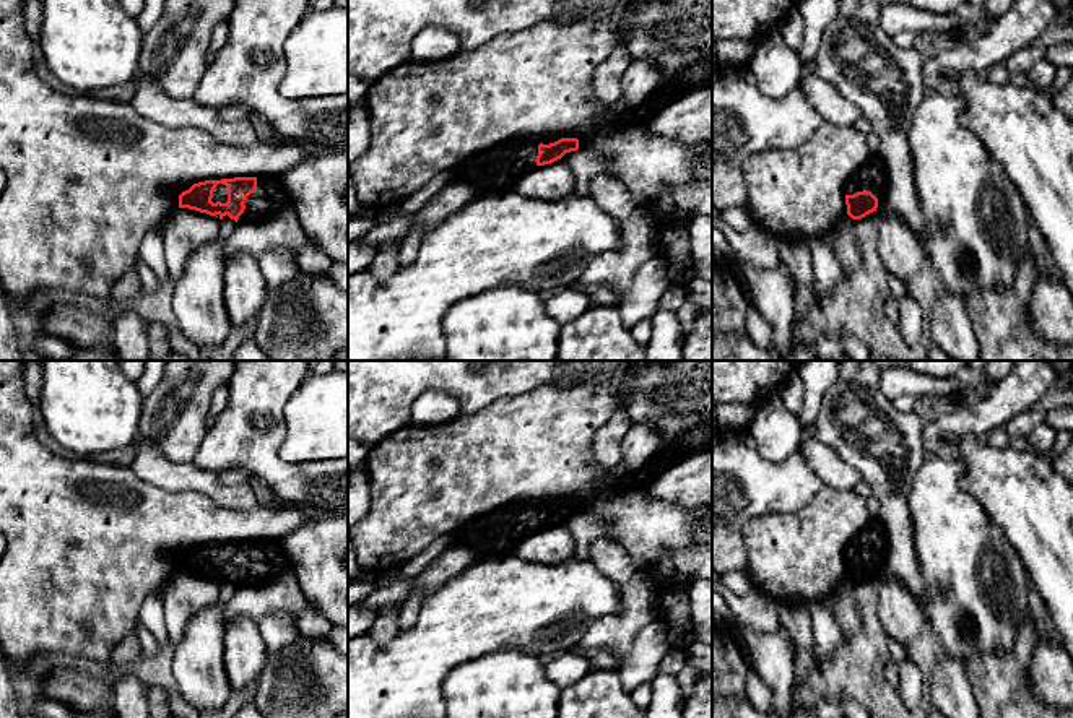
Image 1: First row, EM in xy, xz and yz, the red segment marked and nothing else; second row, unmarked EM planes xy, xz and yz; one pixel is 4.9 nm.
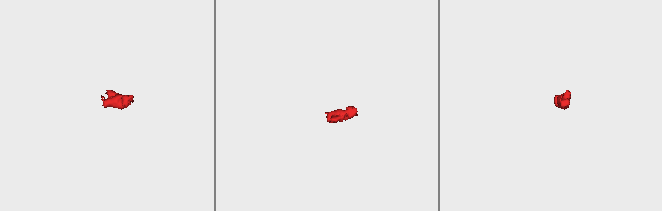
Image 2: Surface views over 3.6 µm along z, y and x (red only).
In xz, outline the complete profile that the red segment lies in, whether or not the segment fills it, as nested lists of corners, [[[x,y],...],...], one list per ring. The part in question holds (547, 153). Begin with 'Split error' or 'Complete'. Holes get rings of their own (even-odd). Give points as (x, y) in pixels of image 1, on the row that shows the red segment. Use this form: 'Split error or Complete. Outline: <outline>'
Split error. Outline: [[[577,138],[507,140],[455,166],[455,180],[476,185],[483,197],[510,192],[523,175],[577,149]]]

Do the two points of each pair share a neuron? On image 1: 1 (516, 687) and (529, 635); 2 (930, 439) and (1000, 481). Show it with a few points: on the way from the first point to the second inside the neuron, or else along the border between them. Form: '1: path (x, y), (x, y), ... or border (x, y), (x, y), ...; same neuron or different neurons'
1: border (486, 653), (521, 650), (537, 658); different neurons
2: border (979, 437), (956, 434), (945, 444); different neurons

